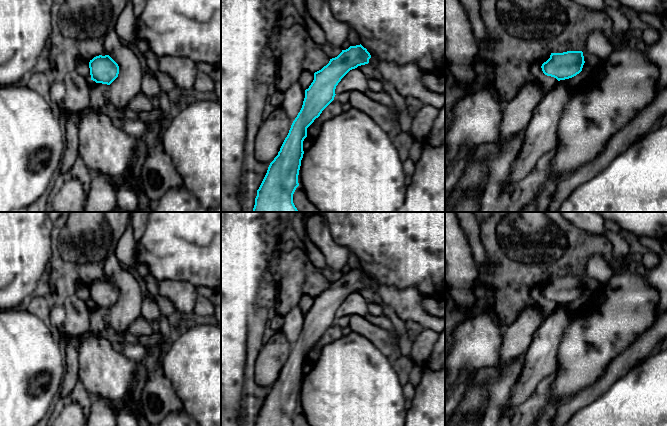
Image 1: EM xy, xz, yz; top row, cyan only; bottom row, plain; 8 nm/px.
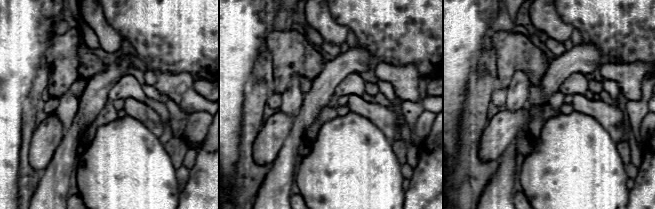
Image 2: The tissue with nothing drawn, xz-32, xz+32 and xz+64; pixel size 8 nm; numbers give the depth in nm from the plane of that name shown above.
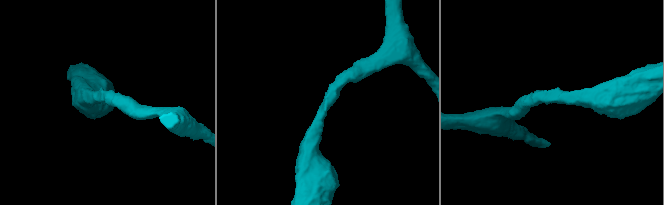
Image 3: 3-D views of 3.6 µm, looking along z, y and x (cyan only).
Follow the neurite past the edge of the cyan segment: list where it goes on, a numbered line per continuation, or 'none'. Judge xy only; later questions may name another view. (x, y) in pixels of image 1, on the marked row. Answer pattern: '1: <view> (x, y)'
none

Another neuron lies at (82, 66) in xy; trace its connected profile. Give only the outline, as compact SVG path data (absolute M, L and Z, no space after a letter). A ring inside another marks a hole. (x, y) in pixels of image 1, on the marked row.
M82 57L76 59L75 71L79 73L82 77L91 80L89 62L87 60L84 60Z

